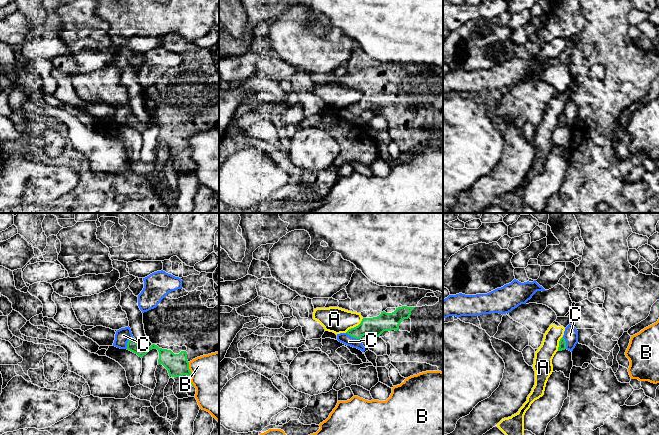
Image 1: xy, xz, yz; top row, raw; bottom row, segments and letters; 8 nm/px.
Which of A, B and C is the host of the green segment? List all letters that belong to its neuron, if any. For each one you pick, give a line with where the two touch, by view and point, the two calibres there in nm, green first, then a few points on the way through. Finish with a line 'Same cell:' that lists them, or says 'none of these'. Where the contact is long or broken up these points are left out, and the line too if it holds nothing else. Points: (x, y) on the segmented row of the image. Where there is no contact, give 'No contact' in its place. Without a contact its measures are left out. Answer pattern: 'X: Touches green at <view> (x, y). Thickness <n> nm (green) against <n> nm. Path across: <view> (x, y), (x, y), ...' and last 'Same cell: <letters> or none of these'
Same cell: none of these

